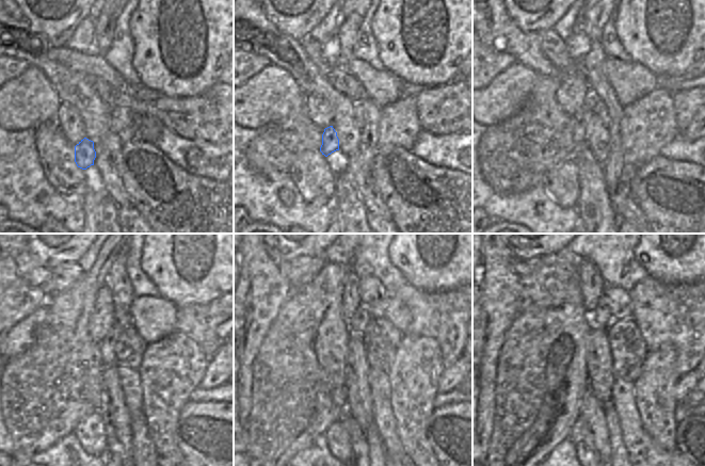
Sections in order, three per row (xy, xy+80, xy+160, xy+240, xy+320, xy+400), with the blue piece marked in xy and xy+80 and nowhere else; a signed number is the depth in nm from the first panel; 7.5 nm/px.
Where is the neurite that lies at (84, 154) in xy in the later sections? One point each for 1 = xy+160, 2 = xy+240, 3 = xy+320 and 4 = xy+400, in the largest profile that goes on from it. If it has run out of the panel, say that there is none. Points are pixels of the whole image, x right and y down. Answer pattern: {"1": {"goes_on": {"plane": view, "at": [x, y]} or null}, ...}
{"1": {"goes_on": {"plane": "xy+160", "at": [580, 118]}}, "2": {"goes_on": {"plane": "xy+240", "at": [108, 346]}}, "3": {"goes_on": {"plane": "xy+320", "at": [356, 325]}}, "4": {"goes_on": {"plane": "xy+400", "at": [599, 319]}}}

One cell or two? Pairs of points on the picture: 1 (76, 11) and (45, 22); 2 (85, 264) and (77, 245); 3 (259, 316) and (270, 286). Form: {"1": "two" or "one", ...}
{"1": "one", "2": "two", "3": "one"}

